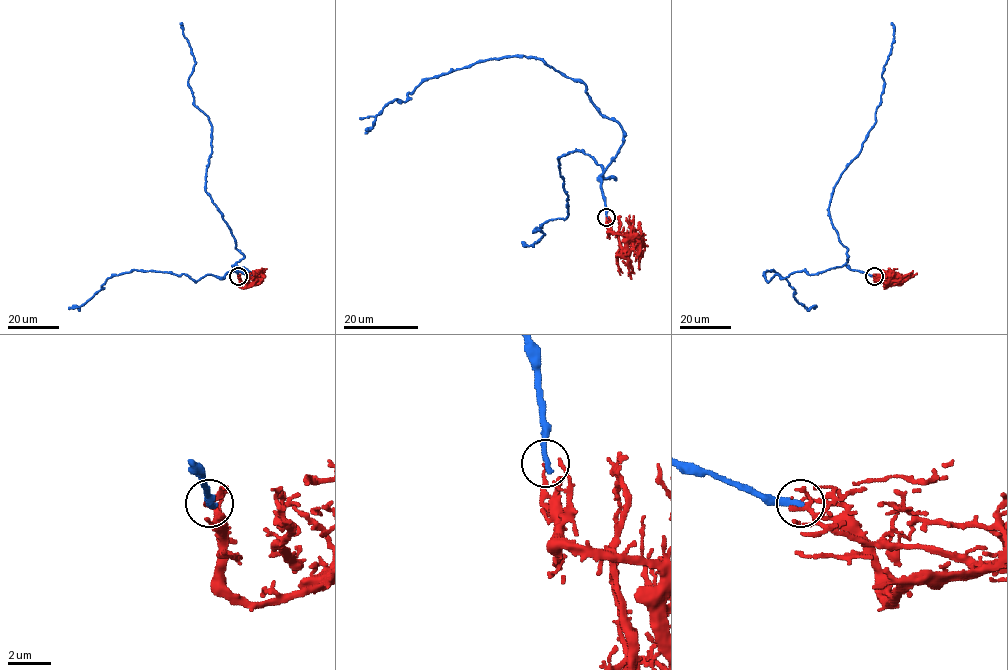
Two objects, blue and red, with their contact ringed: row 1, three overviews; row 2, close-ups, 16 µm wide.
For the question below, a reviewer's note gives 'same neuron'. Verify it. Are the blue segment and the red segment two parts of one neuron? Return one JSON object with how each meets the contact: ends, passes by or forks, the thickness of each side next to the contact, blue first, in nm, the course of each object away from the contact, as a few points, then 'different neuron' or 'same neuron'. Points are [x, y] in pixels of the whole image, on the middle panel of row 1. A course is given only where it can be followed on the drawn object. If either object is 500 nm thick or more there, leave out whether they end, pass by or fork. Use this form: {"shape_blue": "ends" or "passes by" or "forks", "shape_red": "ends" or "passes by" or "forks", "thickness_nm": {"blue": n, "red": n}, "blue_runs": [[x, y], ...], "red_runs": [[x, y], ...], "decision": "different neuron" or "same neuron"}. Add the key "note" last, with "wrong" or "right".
{"shape_blue": "ends", "shape_red": "ends", "thickness_nm": {"blue": 320, "red": 130}, "blue_runs": [[606, 217], [600, 177], [615, 178], [571, 151], [558, 158], [567, 216], [537, 227], [537, 242], [522, 241]], "red_runs": [[605, 217], [608, 230], [636, 235], [641, 240], [628, 241], [624, 239], [623, 226]], "decision": "different neuron", "note": "wrong"}

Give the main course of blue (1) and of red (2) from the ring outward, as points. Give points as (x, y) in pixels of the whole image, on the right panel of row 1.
1: (874, 276), (846, 265), (848, 249), (829, 203), (876, 121), (891, 23)
2: (874, 275), (879, 276), (885, 287), (891, 272), (881, 273)

